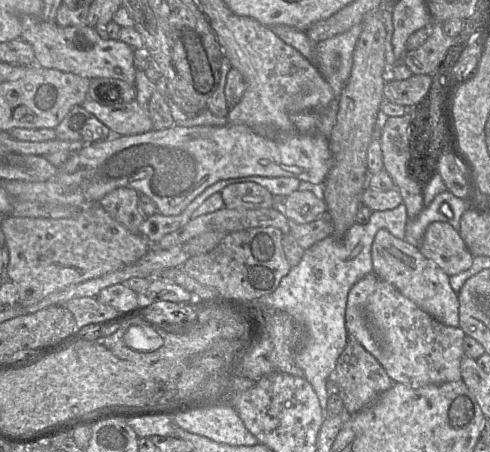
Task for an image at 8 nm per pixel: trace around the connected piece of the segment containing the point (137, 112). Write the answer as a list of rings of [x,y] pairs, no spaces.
[[[86,98],[81,106],[106,125],[112,136],[142,134],[153,130],[150,117],[137,101],[105,106]]]

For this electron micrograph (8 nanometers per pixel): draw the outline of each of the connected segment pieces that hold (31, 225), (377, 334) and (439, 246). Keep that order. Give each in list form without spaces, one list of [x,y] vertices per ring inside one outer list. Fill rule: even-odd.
[[[98,204],[88,205],[69,218],[32,218],[5,215],[1,223],[9,254],[8,279],[18,289],[19,308],[26,308],[71,285],[101,277],[131,265],[151,244],[114,220]]]
[[[374,272],[360,279],[350,289],[345,325],[349,336],[354,337],[380,363],[394,383],[419,388],[462,380],[460,364],[464,357],[463,330],[440,323]]]
[[[433,222],[428,226],[419,251],[449,277],[468,270],[474,257],[460,234],[445,222]]]

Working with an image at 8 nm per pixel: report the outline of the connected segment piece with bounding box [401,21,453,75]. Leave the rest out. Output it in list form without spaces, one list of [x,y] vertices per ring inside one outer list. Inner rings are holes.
[[[433,22],[431,34],[417,49],[406,51],[402,61],[414,75],[432,75],[443,62],[453,39],[443,32],[443,23]]]

